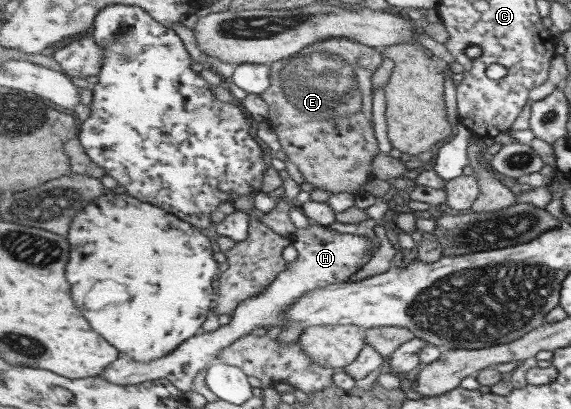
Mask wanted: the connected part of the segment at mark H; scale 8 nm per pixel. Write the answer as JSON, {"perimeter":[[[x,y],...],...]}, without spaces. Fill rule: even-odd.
{"perimeter":[[[312,221],[307,227],[299,229],[292,239],[292,245],[299,252],[297,259],[288,262],[287,269],[283,270],[283,273],[279,273],[279,277],[265,291],[239,303],[227,325],[220,325],[218,329],[209,333],[199,332],[179,345],[172,353],[150,362],[136,362],[129,357],[129,353],[122,353],[122,356],[114,364],[111,364],[99,378],[109,380],[118,386],[135,386],[147,381],[167,378],[181,391],[192,391],[195,378],[205,368],[208,369],[211,364],[219,361],[223,349],[227,346],[231,346],[239,338],[253,333],[257,328],[285,324],[287,322],[285,312],[289,310],[291,304],[295,304],[299,298],[313,290],[337,283],[346,283],[357,270],[361,270],[375,256],[371,237],[343,233],[343,231],[329,229],[329,226],[319,225]]]}

